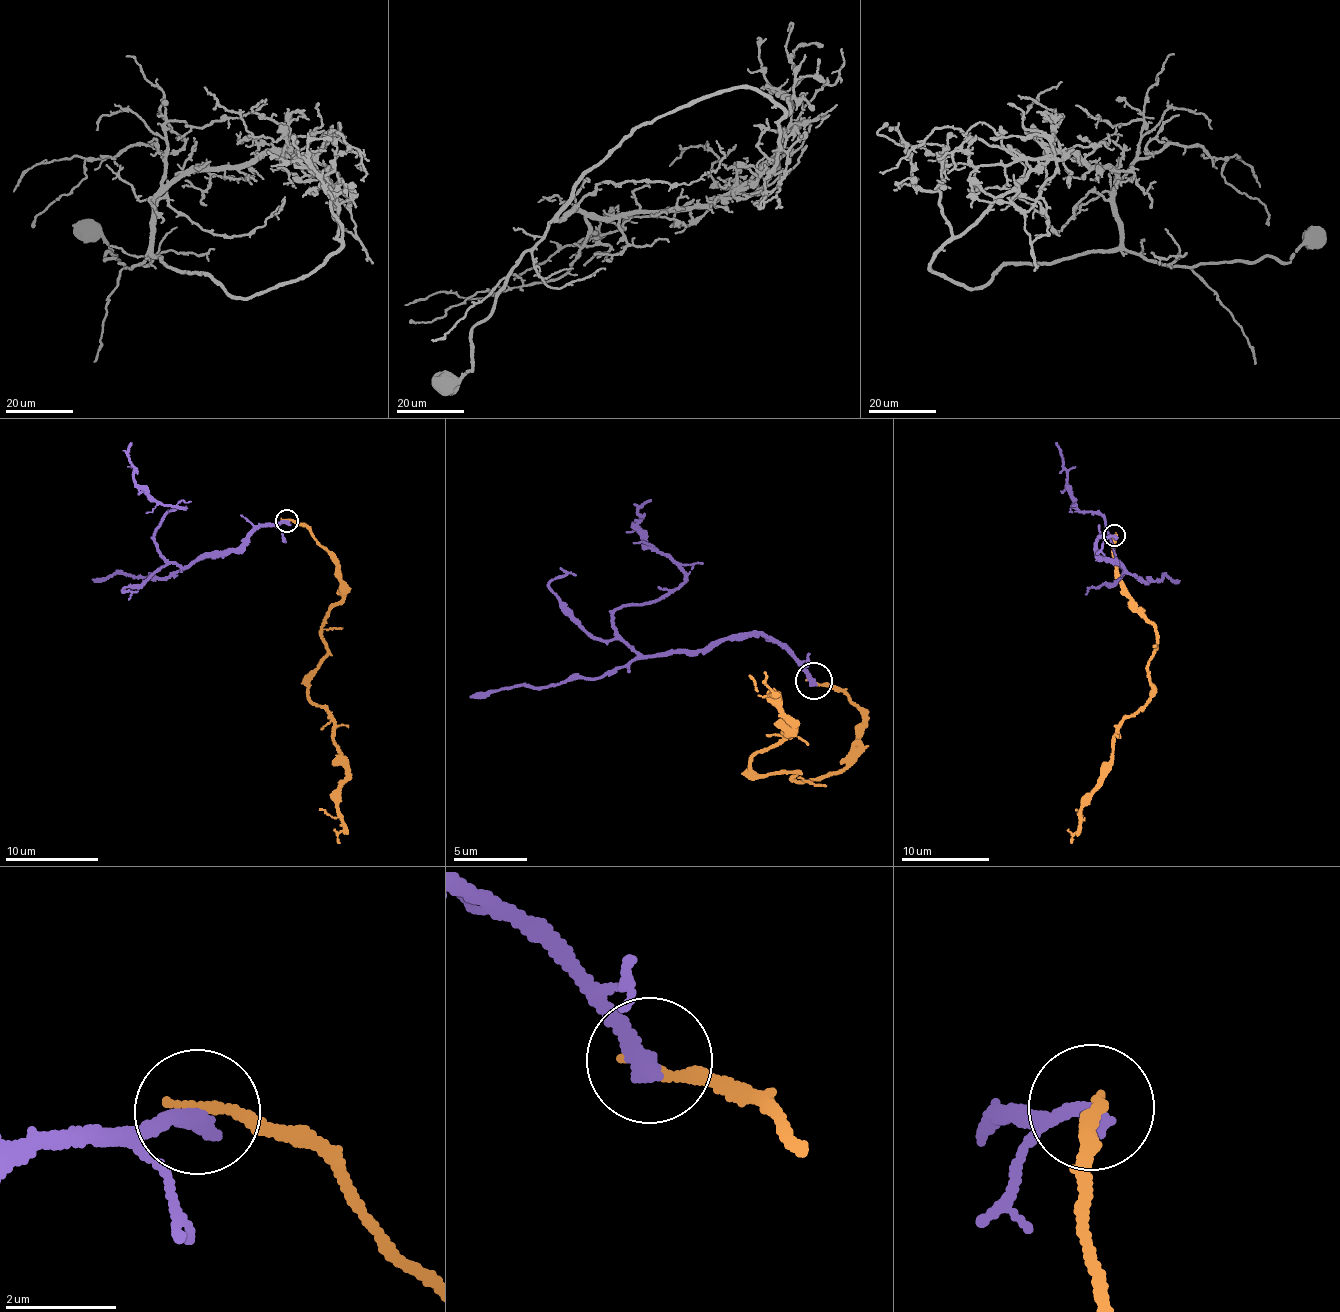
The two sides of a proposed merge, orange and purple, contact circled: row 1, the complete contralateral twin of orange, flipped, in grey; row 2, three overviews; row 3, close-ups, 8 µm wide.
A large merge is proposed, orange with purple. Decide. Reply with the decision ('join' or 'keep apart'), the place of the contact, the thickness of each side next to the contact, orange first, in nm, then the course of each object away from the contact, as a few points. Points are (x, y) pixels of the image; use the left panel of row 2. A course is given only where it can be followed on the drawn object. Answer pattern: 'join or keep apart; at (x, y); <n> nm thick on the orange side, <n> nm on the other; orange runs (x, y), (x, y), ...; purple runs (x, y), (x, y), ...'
keep apart; at (286, 520); 190 nm thick on the orange side, 380 nm on the other; orange runs (284, 520), (335, 561), (344, 596), (307, 692), (333, 723), (345, 771), (339, 843); purple runs (287, 520), (264, 523), (217, 557), (175, 565), (158, 550), (155, 529), (182, 509), (136, 483), (131, 442)

